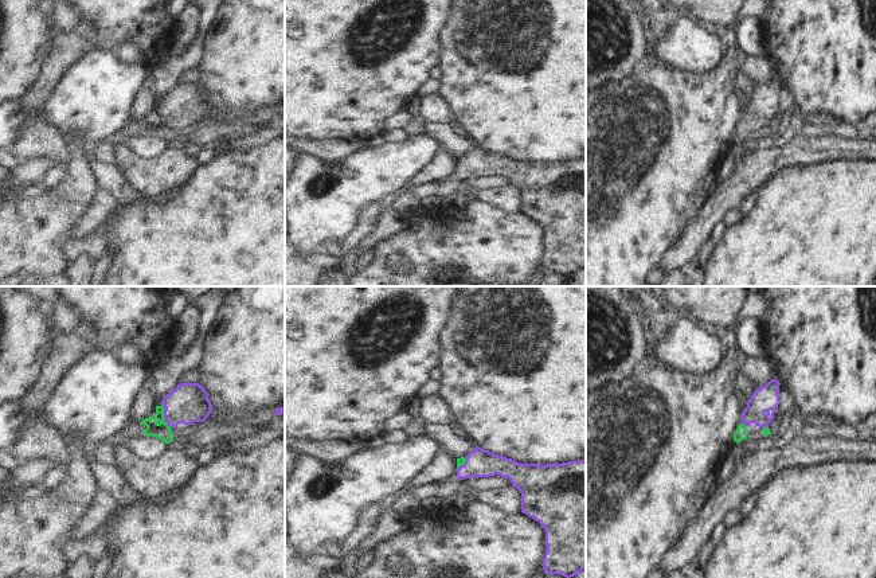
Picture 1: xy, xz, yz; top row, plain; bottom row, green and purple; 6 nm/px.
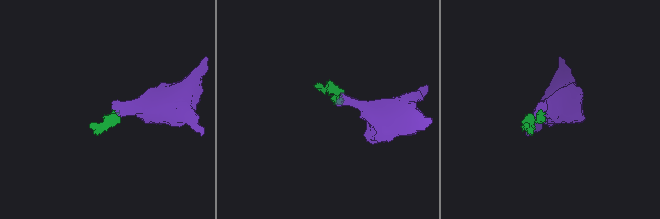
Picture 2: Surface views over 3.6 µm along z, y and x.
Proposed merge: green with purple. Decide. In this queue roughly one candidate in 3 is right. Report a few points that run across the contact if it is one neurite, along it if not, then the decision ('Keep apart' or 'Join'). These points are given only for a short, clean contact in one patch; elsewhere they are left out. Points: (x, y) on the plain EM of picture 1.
Line: xy (161, 129), (163, 116), (188, 101). Join

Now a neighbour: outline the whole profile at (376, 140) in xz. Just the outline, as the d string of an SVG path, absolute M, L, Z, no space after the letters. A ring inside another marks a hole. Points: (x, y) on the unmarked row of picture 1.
M375 134L371 138L361 138L357 142L360 145L360 149L378 148L378 147L383 147L386 144L382 134Z

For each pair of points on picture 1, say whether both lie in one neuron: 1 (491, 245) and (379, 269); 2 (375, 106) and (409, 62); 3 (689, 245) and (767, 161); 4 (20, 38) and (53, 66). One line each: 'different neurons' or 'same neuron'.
1: same neuron
2: same neuron
3: same neuron
4: different neurons

